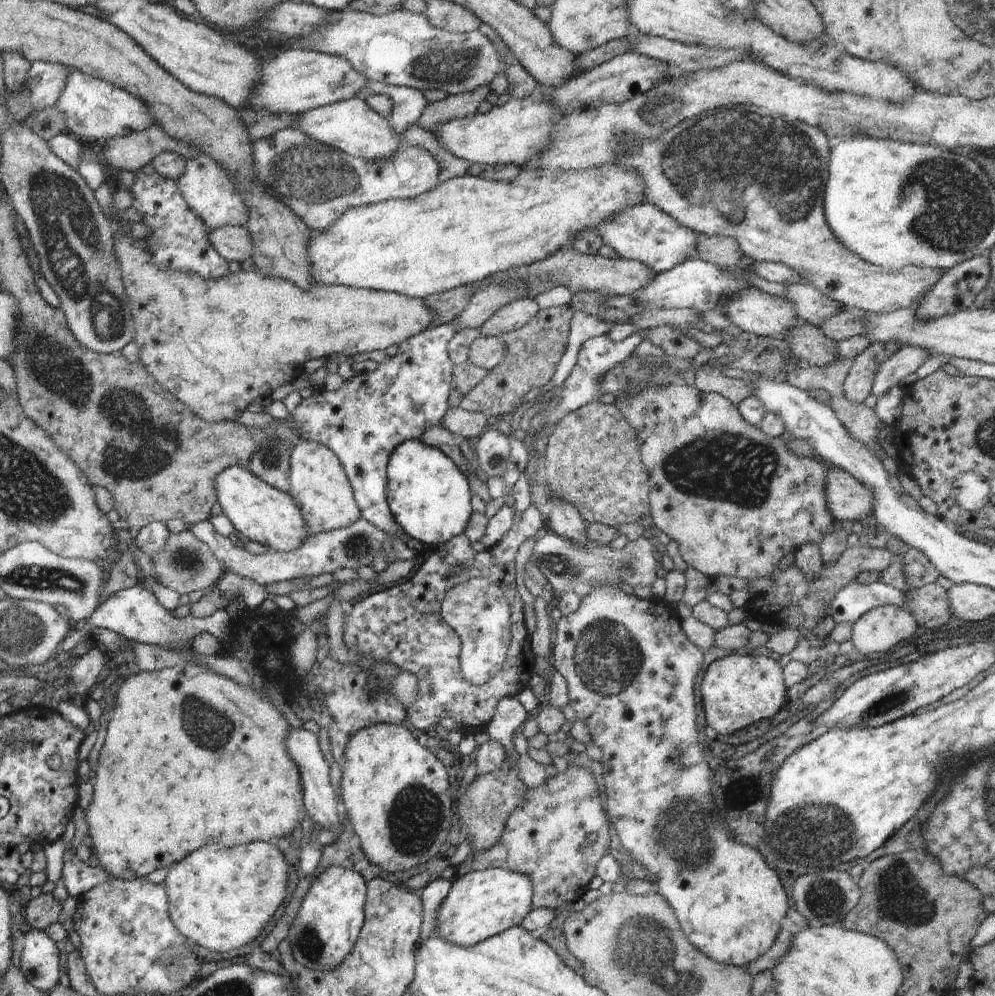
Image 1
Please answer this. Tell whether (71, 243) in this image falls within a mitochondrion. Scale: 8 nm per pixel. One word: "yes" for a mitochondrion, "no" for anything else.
yes

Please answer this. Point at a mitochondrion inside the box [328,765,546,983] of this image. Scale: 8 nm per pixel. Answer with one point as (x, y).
(416, 818)

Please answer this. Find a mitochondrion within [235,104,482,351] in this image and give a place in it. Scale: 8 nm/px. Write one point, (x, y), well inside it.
(309, 177)

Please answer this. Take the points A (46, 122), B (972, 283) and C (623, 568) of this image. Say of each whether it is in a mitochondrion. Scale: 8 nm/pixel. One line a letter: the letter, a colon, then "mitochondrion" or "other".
A: mitochondrion
B: other
C: mitochondrion

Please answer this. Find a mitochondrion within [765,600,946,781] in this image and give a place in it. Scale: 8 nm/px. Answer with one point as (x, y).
(894, 701)

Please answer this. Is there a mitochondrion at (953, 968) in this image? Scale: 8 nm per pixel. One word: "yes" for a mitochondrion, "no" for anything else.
no

